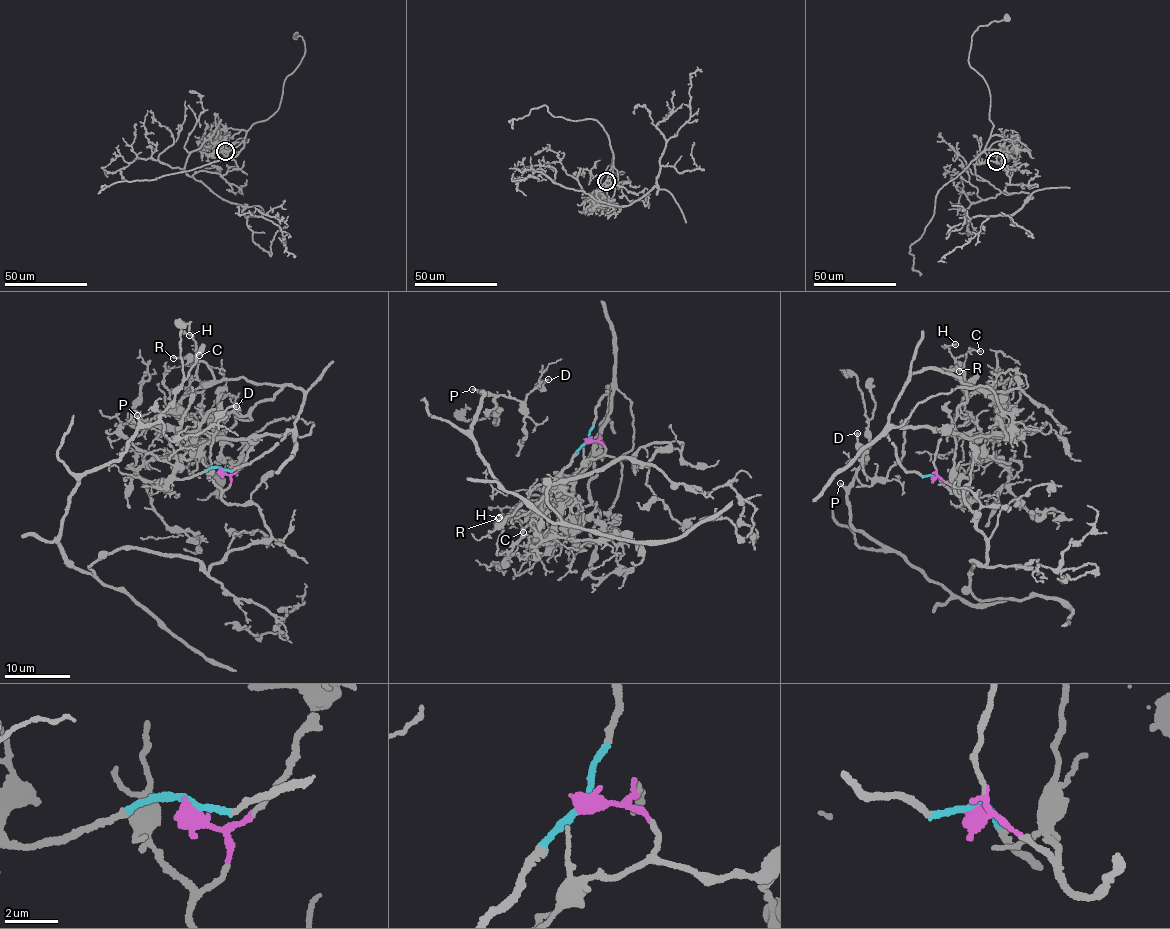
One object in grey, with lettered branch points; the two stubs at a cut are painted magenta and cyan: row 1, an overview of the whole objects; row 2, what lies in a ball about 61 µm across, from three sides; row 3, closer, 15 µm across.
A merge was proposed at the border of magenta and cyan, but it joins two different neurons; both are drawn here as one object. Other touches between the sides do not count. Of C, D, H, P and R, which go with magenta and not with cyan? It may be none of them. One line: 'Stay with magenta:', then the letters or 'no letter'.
Stay with magenta: D, P

